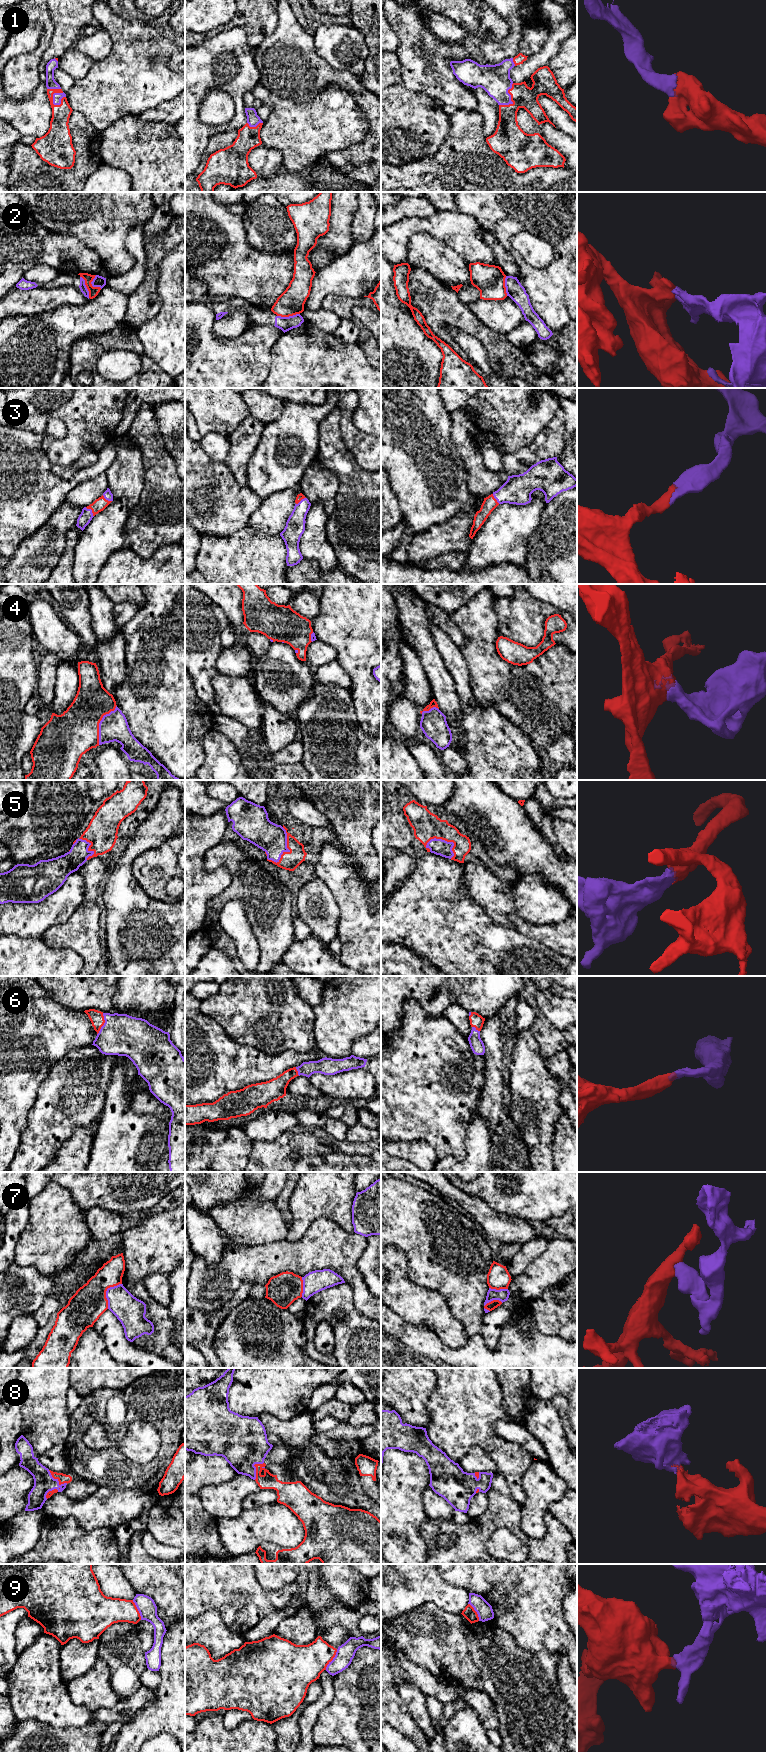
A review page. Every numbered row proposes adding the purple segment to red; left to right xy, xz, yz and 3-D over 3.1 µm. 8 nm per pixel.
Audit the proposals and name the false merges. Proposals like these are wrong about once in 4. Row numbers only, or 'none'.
2, 7, 9

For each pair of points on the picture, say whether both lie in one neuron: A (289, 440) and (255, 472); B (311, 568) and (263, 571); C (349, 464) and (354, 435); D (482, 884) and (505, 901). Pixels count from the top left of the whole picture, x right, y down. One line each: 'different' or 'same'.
A: same
B: different
C: different
D: same

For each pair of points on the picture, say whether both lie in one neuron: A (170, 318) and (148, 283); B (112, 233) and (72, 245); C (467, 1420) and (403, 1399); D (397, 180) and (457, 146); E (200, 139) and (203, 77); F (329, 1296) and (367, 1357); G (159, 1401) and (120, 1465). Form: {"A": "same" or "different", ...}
{"A": "different", "B": "different", "C": "different", "D": "same", "E": "same", "F": "same", "G": "same"}

